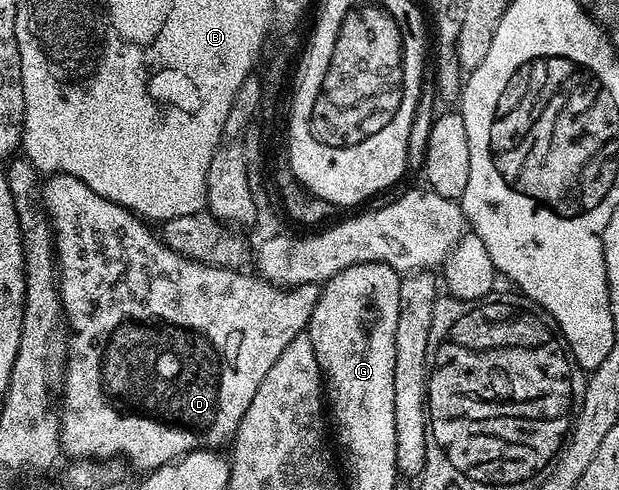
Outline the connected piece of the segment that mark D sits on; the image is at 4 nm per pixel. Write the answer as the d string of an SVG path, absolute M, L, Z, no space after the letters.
M57 172L49 175L42 184L42 203L44 210L48 214L48 219L52 222L52 234L56 237L56 271L58 273L58 283L60 285L60 305L64 307L64 319L66 321L66 359L62 365L62 392L64 388L64 397L59 397L58 411L60 414L60 447L63 455L68 458L77 460L99 460L101 462L111 461L112 456L125 456L130 463L136 468L141 468L141 473L147 474L153 468L161 468L164 464L169 464L172 460L177 460L179 456L185 456L187 452L199 452L201 450L216 450L221 446L227 445L229 441L235 437L238 426L242 422L242 418L246 414L246 406L250 406L250 402L254 402L254 394L258 394L258 386L262 386L262 378L266 378L267 371L270 366L274 366L274 362L278 360L278 354L282 354L282 350L286 346L290 346L290 342L294 342L294 338L301 335L307 329L310 318L314 314L314 306L318 306L318 298L320 297L321 285L319 284L297 284L295 288L283 289L277 288L276 285L268 283L267 280L259 275L251 274L247 276L247 271L237 270L235 268L219 268L213 264L200 264L197 260L186 258L182 254L178 254L174 250L170 250L164 245L163 239L158 235L149 221L139 217L135 212L131 212L129 208L118 206L114 202L110 202L106 198L102 198L98 194L94 194L94 190L90 190L90 186L86 186L86 182L82 182L78 178L74 178L65 172Z

